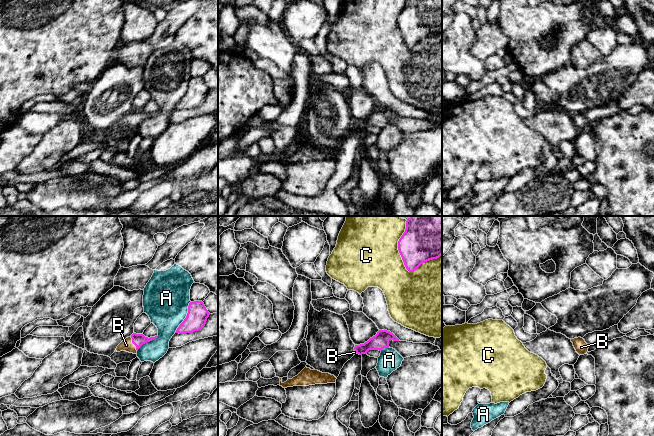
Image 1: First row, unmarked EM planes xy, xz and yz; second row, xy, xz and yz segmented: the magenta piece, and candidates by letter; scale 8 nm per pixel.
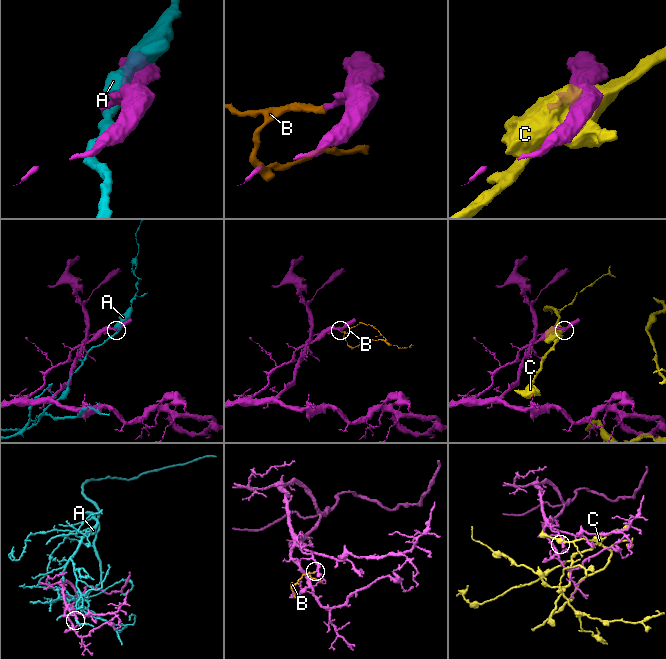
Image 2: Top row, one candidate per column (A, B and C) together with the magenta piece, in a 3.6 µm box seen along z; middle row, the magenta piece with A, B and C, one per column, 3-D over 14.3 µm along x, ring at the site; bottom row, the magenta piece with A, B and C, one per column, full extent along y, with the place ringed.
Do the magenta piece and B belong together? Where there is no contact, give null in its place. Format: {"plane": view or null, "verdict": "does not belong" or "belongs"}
{"plane": "xy", "verdict": "belongs"}

